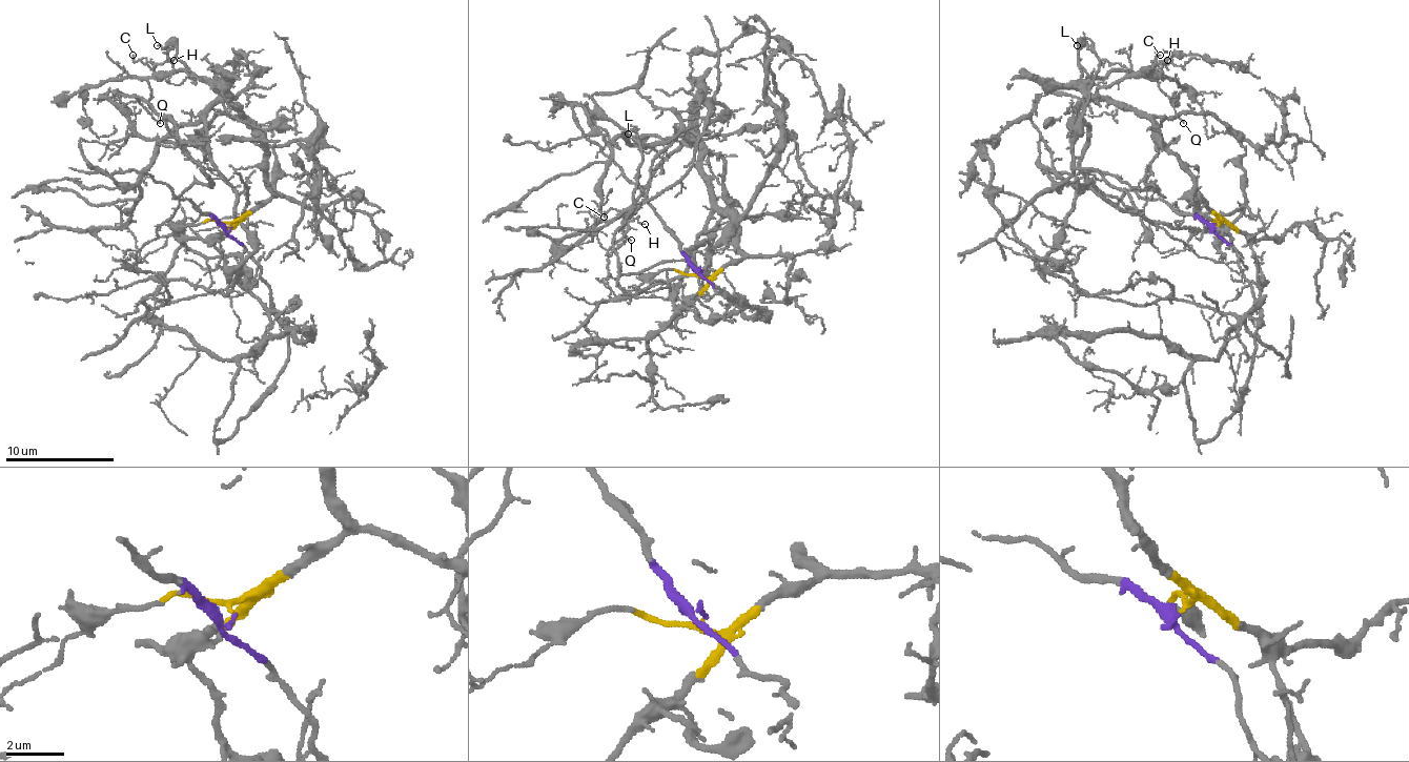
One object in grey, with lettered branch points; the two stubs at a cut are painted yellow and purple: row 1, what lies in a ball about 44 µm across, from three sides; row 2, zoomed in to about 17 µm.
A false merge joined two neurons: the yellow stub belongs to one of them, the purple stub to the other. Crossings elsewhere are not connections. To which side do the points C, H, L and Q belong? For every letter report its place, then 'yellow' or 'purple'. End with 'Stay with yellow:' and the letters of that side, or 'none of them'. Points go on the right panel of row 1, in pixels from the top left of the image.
C: at (1160, 55); yellow
H: at (1167, 60); yellow
L: at (1077, 45); yellow
Q: at (1183, 123); yellow
Stay with yellow: C, H, L, Q

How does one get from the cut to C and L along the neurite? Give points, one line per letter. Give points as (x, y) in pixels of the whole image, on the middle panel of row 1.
C: (702, 272), (713, 277), (742, 255), (737, 228), (713, 204), (697, 144), (677, 147), (626, 209), (605, 218)
L: (702, 272), (702, 277), (713, 277), (742, 255), (737, 228), (713, 204), (697, 144), (629, 134)

